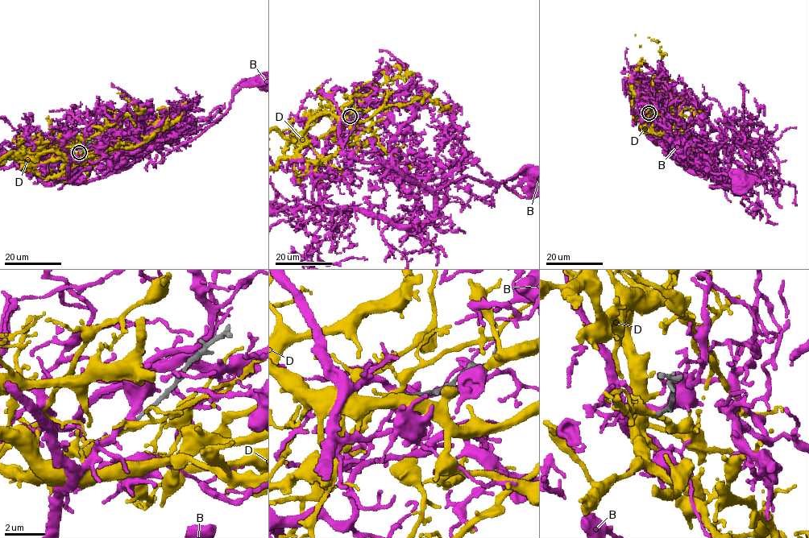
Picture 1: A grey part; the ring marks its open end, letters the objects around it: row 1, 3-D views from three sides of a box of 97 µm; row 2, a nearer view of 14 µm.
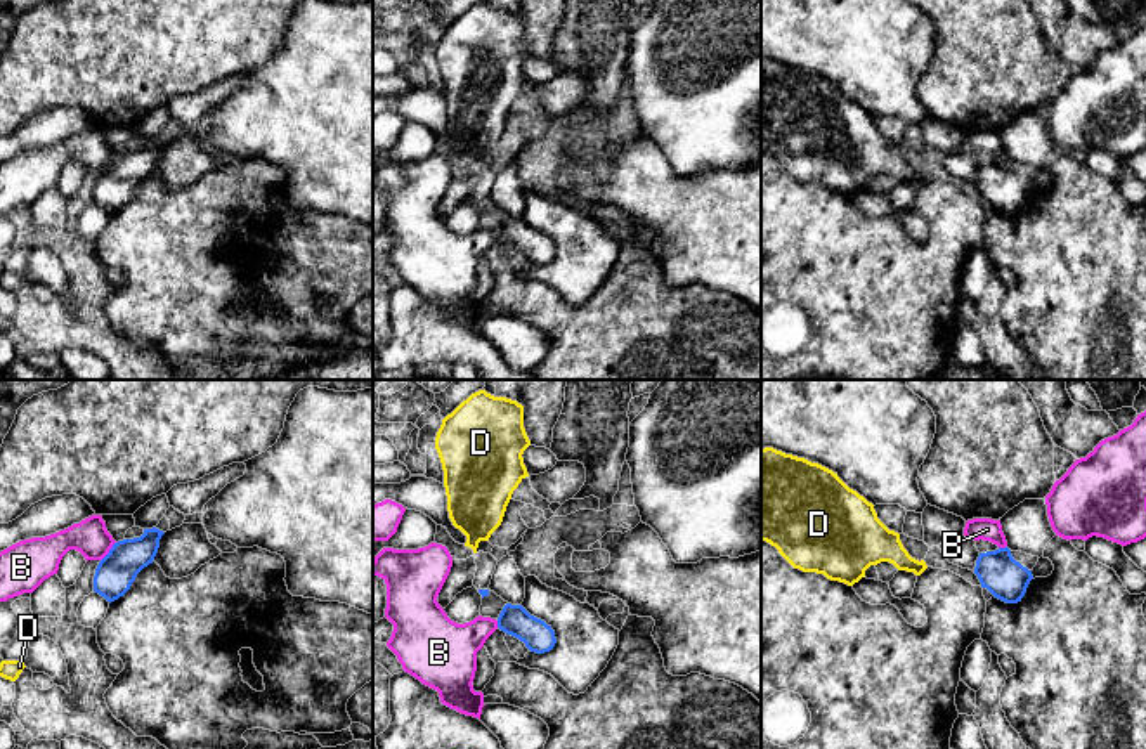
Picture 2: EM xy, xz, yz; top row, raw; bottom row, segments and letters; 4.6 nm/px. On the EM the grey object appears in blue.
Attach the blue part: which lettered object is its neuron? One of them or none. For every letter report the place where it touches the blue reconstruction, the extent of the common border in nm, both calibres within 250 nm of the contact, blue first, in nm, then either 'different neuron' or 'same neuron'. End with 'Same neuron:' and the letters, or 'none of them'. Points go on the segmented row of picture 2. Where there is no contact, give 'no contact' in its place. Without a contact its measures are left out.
B: xy (110, 552) | 120 nm | 180/170 nm | different neuron
D: no contact | same neuron
Same neuron: D

